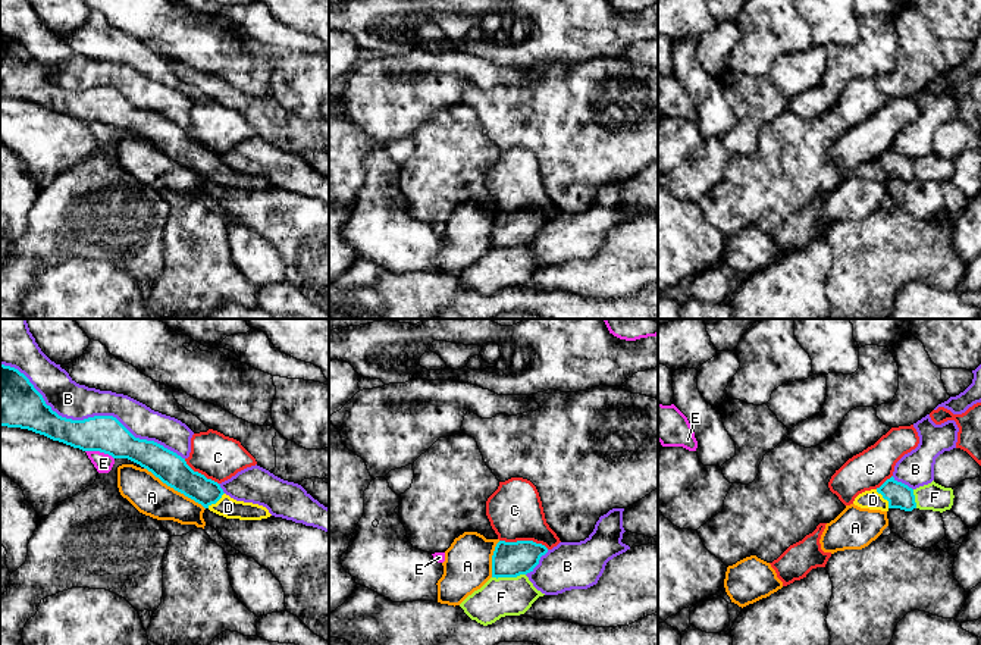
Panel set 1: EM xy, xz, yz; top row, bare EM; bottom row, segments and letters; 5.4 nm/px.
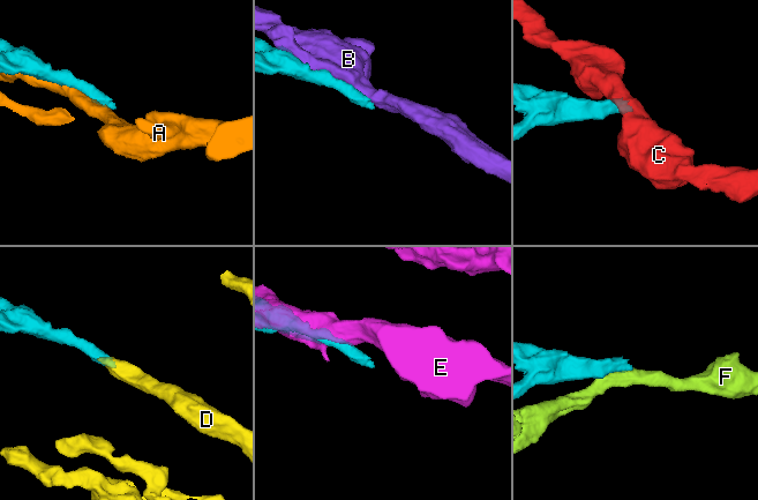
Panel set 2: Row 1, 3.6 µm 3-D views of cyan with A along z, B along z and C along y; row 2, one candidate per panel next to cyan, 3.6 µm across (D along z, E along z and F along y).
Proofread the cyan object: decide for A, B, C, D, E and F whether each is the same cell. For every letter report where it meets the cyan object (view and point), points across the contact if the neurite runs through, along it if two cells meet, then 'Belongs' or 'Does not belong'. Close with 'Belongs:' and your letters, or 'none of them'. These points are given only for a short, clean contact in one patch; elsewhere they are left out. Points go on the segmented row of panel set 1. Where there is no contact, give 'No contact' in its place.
A: Touches cyan at xy (175, 489). Does not belong
B: Touches cyan at xy (90, 418). Does not belong
C: Touches cyan at xz (525, 541). Boundary: xz (500, 539), (535, 541), (548, 548). Does not belong
D: Touches cyan at yz (884, 498). Path across: yz (899, 495), (884, 498), (873, 500). Belongs
E: Touches cyan at xy (100, 451). Does not belong
F: Touches cyan at xz (508, 576). Does not belong
Belongs: D

